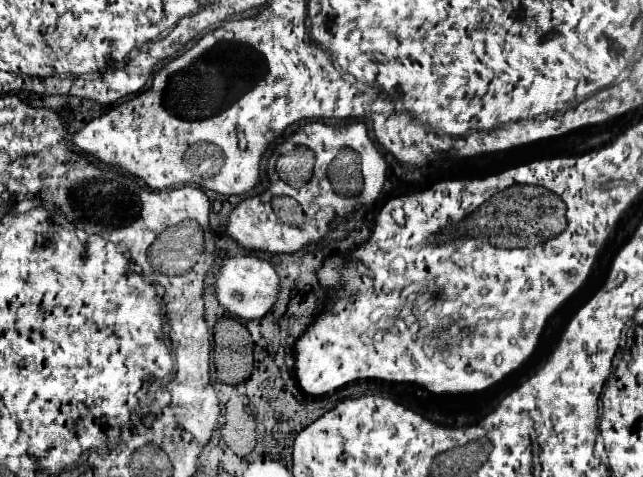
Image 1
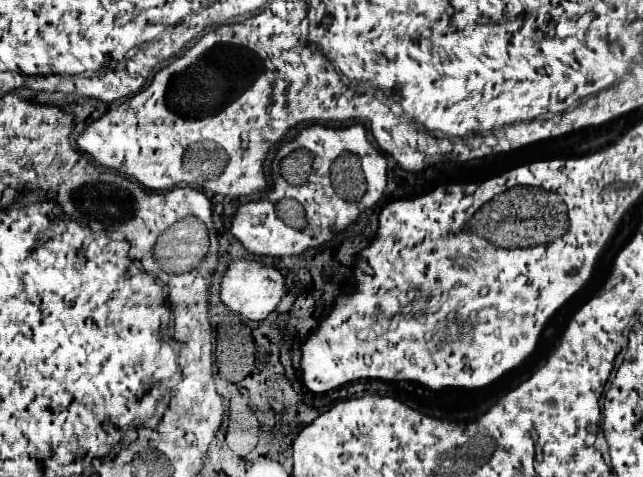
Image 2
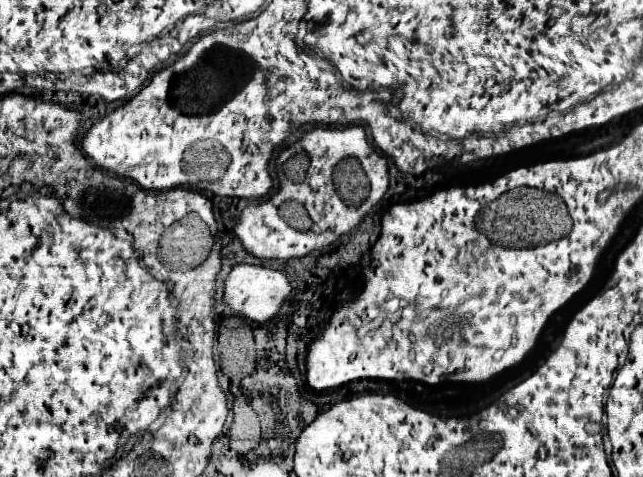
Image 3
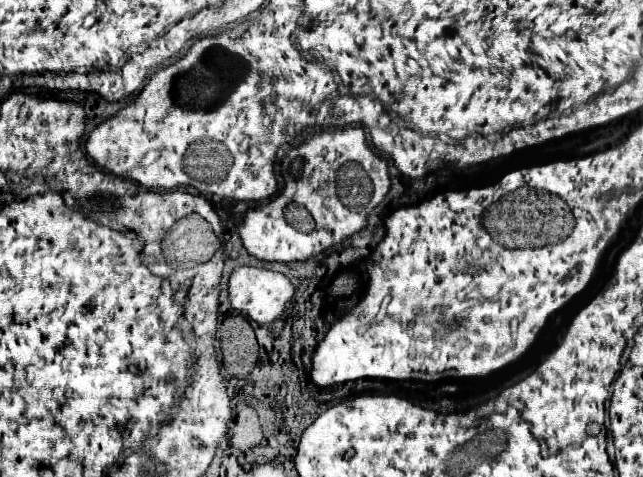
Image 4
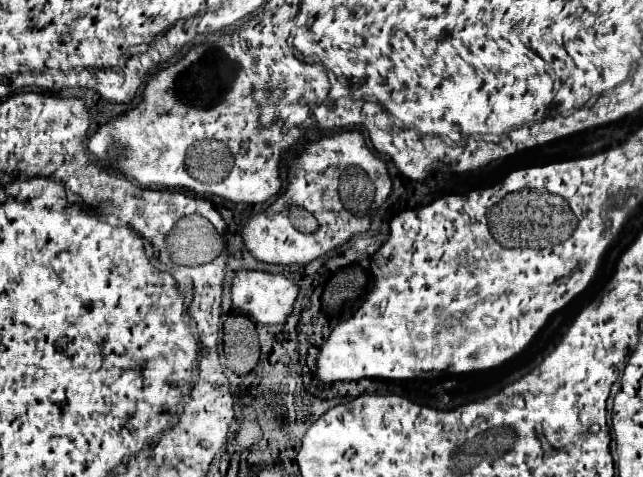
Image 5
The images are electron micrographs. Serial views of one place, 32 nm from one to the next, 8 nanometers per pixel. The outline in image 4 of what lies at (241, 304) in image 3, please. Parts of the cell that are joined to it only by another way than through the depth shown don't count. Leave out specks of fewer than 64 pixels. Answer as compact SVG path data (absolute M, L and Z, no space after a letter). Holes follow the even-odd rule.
M240 266L228 278L228 302L236 312L258 324L272 324L274 320L278 320L284 314L284 308L292 302L294 292L296 292L294 286L284 274L264 268Z

